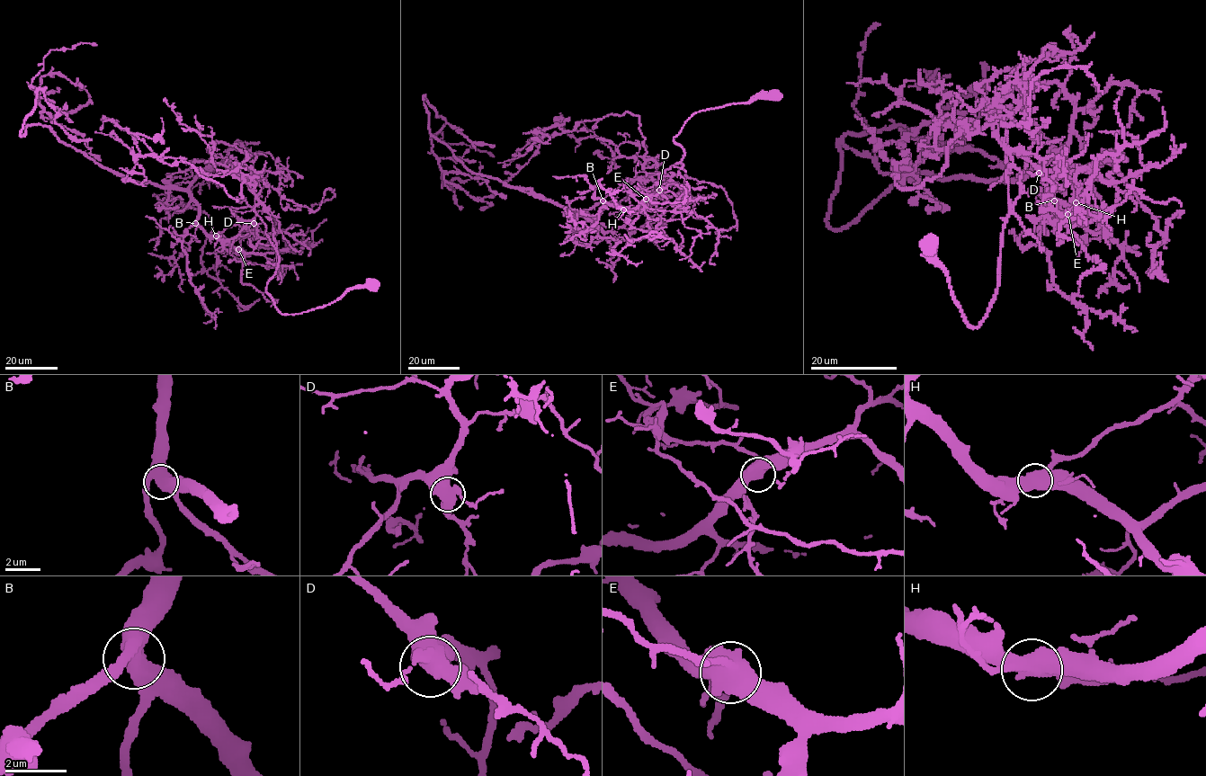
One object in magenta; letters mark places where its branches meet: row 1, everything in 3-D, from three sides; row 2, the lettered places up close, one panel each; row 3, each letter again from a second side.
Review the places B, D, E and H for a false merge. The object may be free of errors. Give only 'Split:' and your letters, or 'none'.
Split: H

